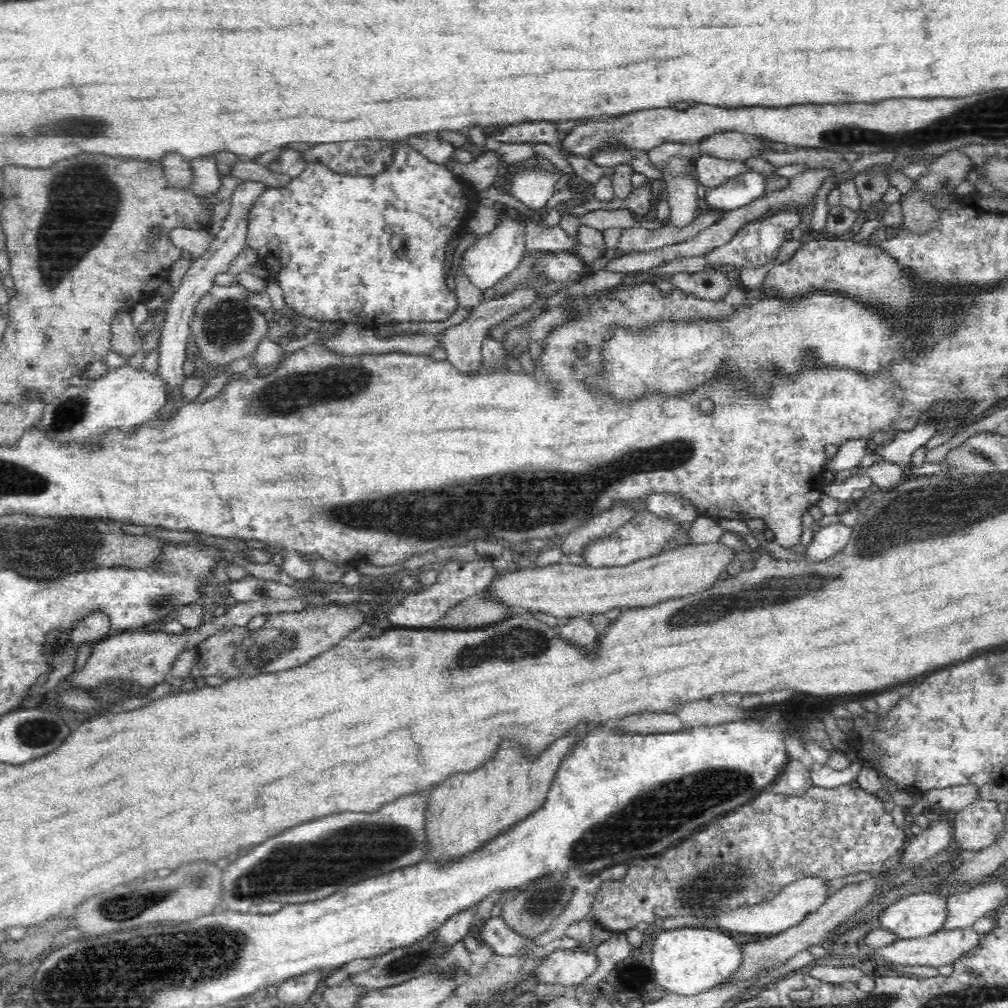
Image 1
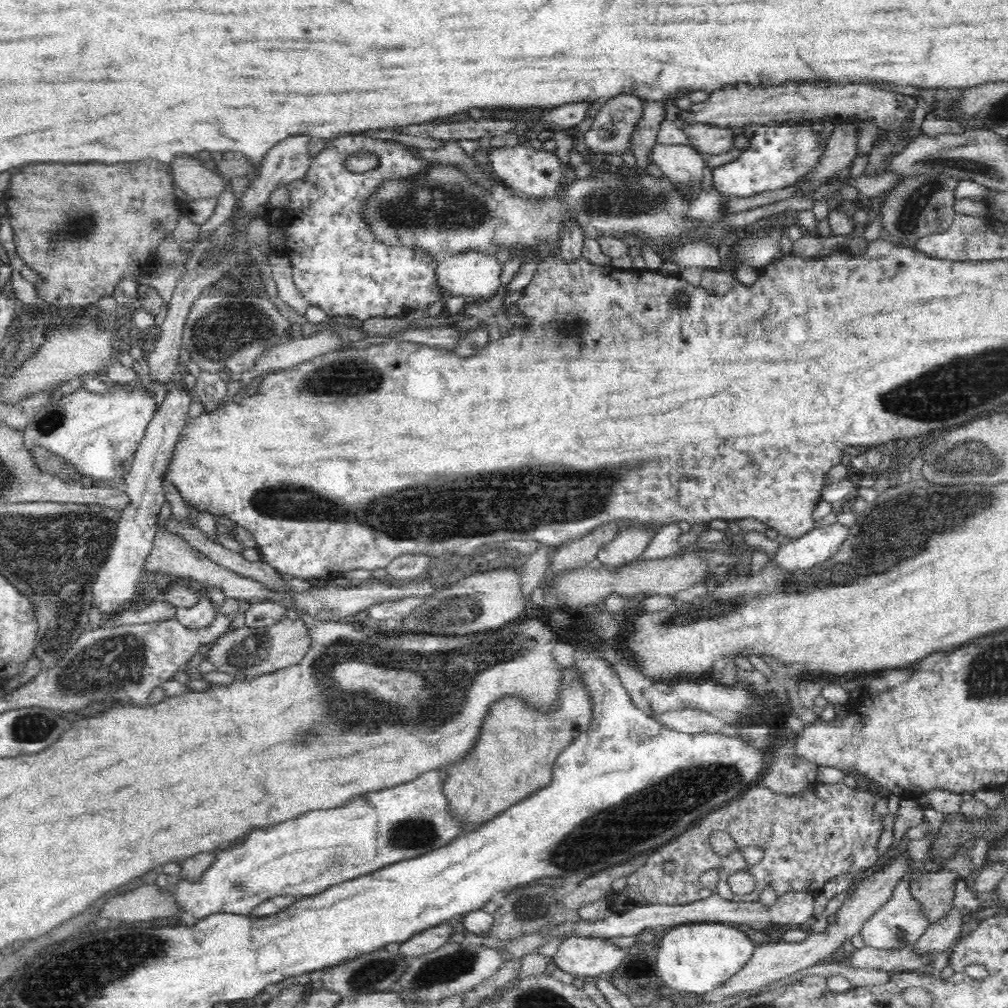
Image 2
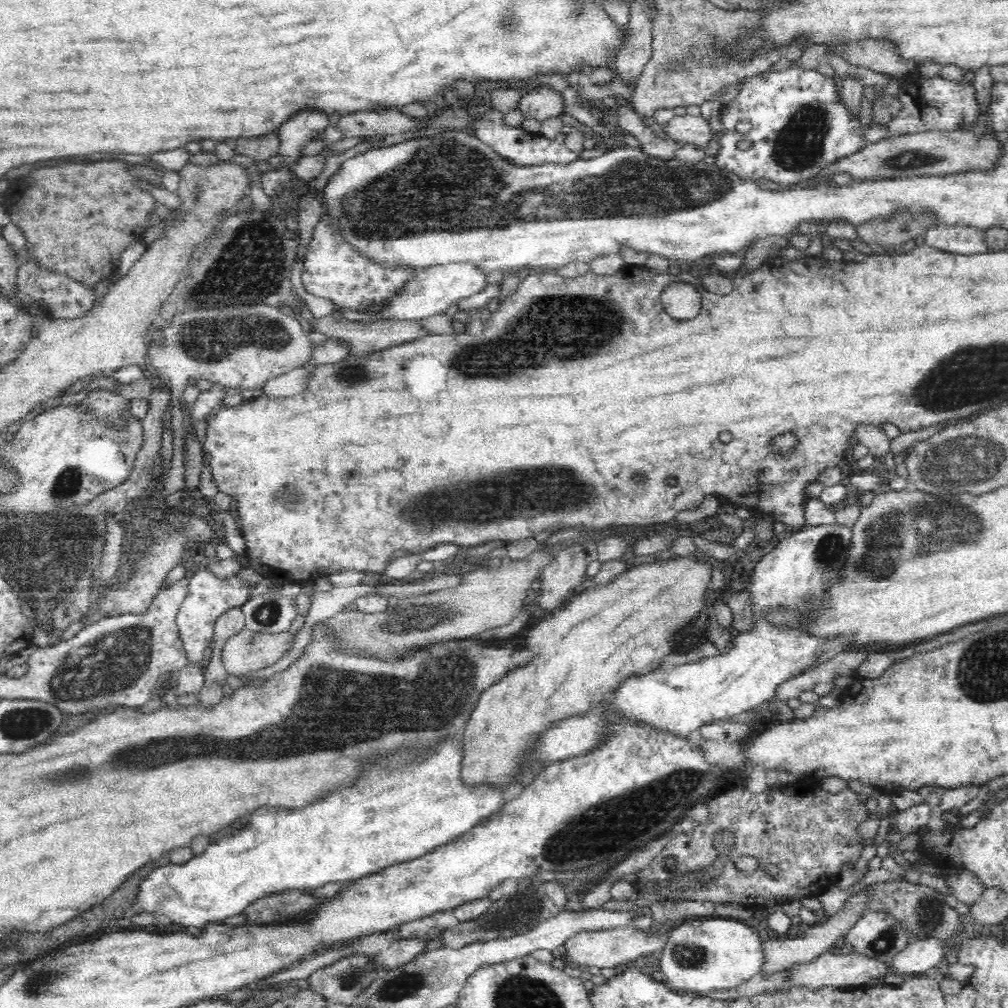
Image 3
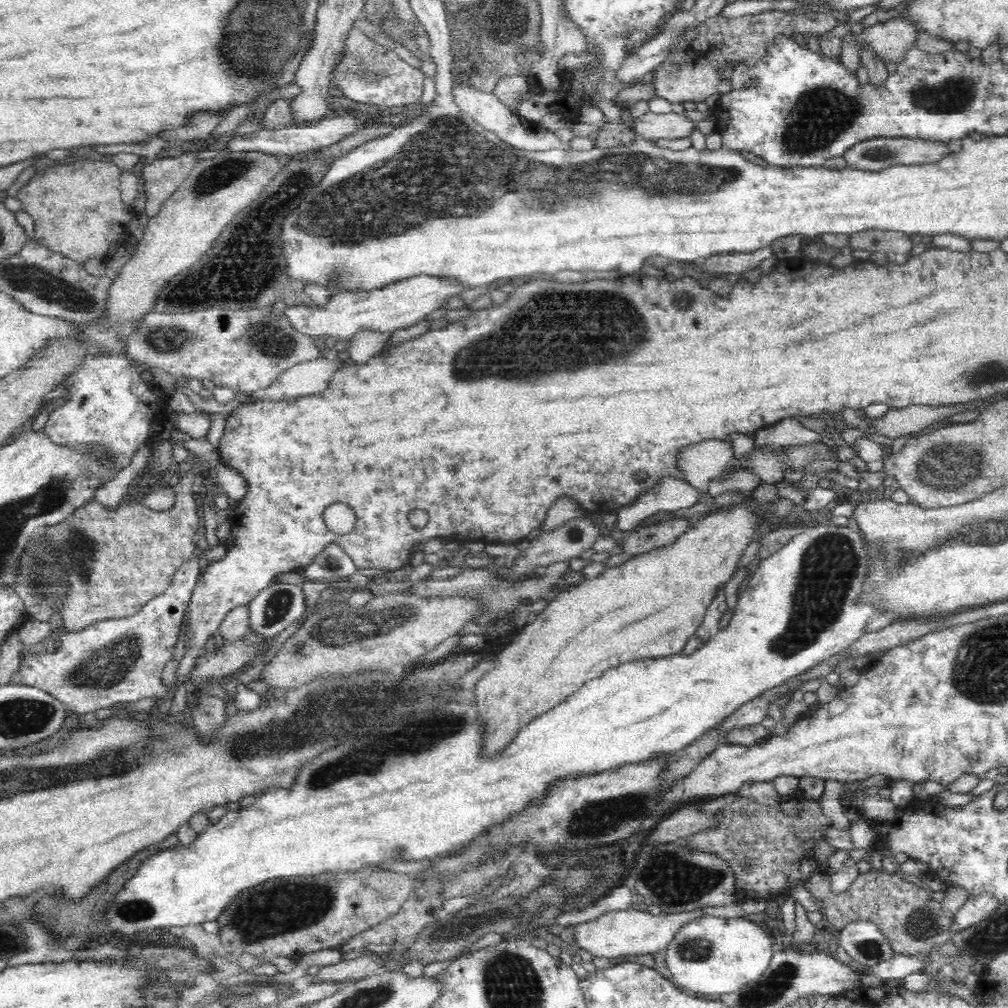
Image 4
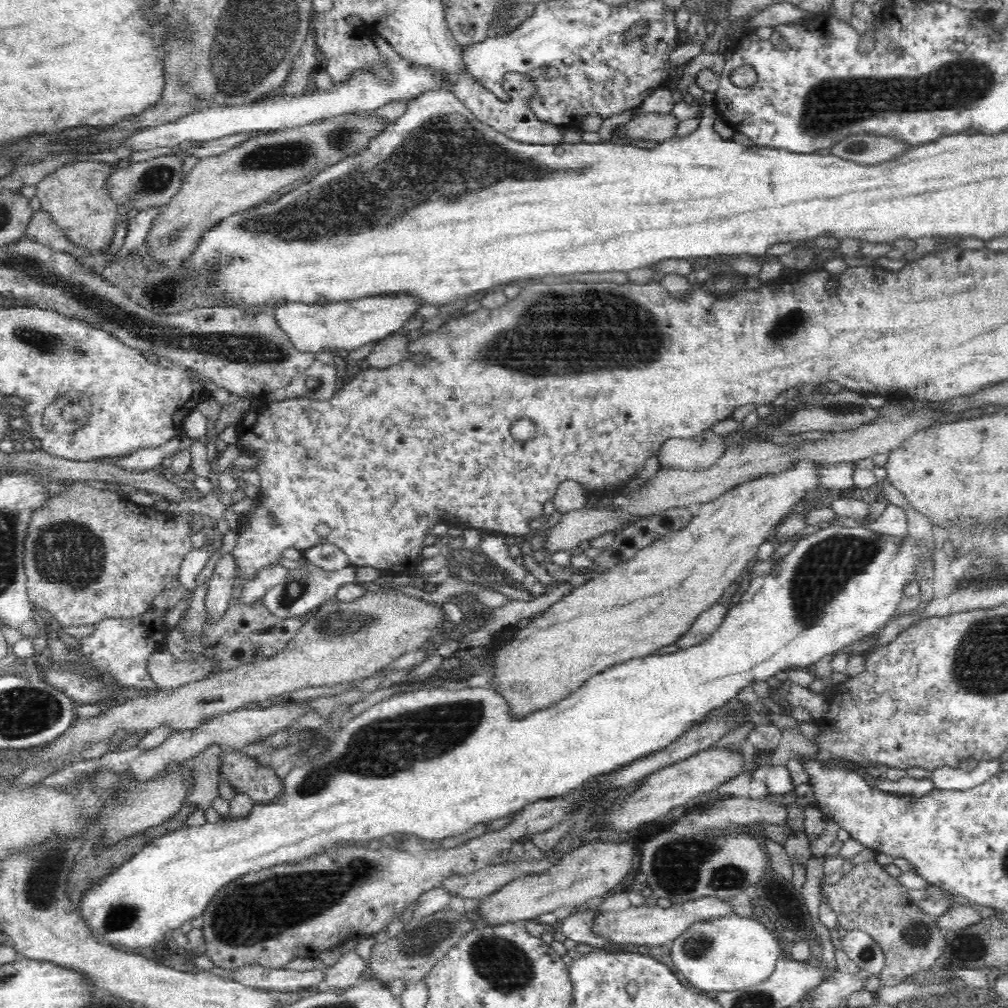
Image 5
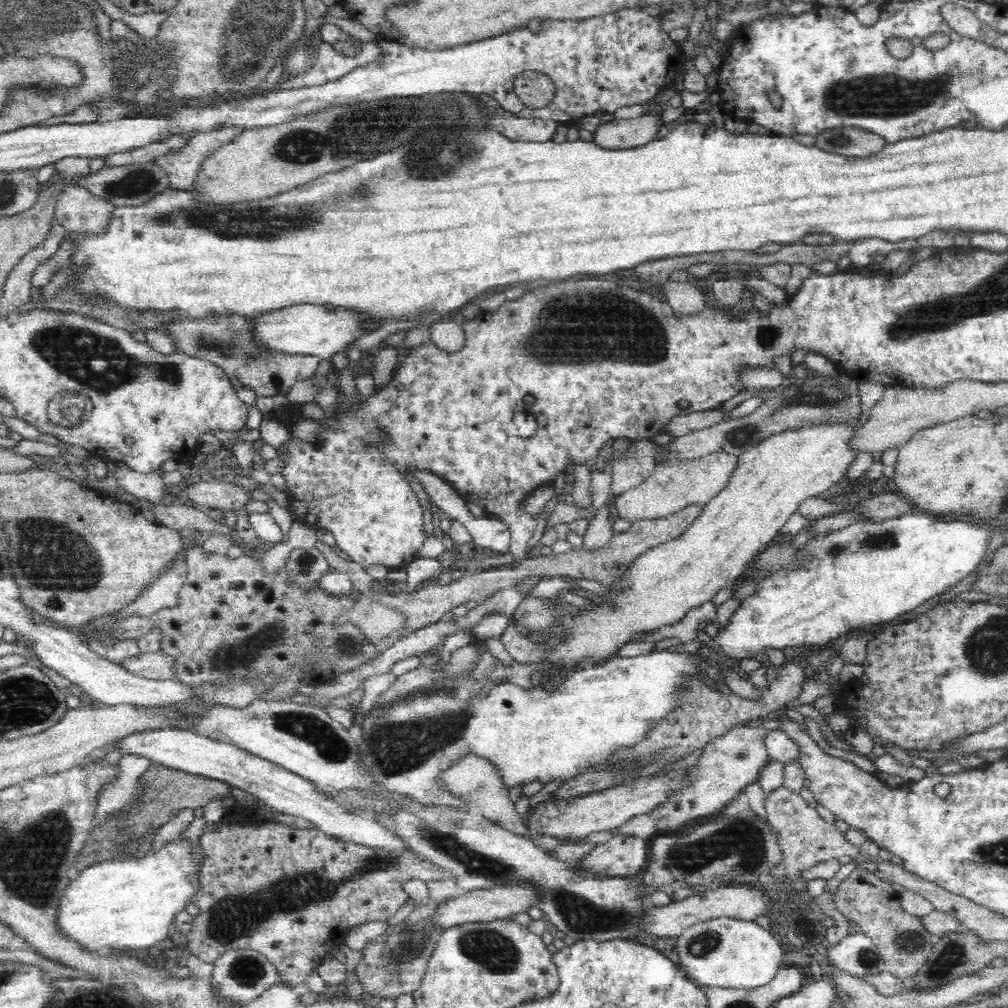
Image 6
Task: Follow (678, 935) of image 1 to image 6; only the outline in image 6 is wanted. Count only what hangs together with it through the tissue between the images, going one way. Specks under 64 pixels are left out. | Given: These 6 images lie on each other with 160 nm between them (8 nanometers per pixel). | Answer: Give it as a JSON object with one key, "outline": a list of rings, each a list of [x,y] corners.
{"outline":[[[730,917],[713,918],[689,926],[677,938],[676,952],[680,956],[679,964],[684,968],[684,974],[688,978],[696,984],[724,989],[754,989],[768,984],[781,969],[782,954],[785,953],[773,930],[766,930],[752,920]]]}

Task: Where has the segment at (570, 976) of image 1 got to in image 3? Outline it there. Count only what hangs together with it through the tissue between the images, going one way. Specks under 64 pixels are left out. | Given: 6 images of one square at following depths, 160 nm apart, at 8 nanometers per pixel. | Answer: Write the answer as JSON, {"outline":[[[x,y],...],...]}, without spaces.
{"outline":[[[632,927],[616,929],[613,931],[581,932],[569,938],[563,945],[566,953],[562,957],[566,964],[580,969],[599,970],[600,968],[612,968],[626,964],[630,960],[636,960],[642,954],[659,952],[665,947],[667,935],[656,935],[652,931],[642,932]]]}

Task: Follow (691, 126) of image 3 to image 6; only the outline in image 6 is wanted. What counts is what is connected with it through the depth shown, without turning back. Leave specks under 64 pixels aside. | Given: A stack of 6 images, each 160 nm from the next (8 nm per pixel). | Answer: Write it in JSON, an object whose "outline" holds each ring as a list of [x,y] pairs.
{"outline":[[[660,114],[622,119],[604,123],[593,133],[594,142],[610,149],[627,149],[644,146],[655,140],[658,131],[666,124]]]}

